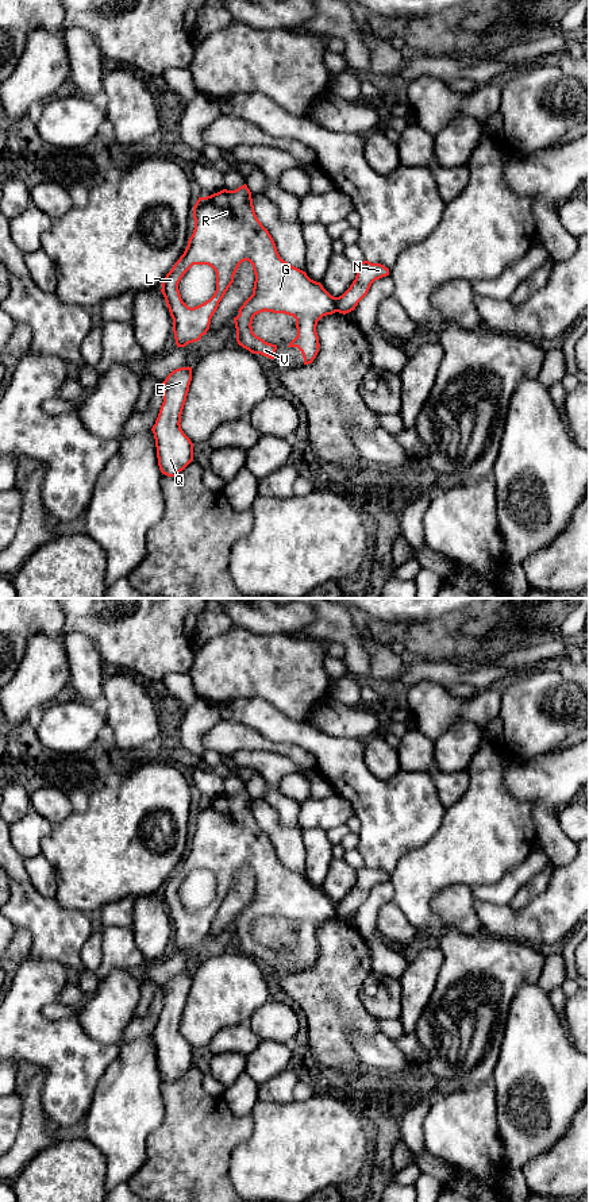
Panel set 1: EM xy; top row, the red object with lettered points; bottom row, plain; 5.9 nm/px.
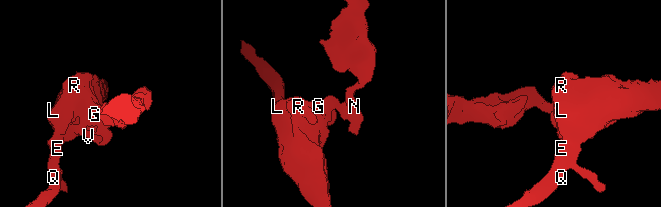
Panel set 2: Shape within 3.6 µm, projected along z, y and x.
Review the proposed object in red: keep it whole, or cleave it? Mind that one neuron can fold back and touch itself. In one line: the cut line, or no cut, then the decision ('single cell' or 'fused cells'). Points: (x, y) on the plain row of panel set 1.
cut xy (334, 902), (337, 916); fused cells

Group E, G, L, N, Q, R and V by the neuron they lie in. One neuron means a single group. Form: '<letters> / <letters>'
E G L Q R V / N

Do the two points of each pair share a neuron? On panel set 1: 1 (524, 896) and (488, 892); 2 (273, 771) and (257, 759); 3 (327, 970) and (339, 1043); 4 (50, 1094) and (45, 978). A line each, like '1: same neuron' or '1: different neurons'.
1: different neurons
2: same neuron
3: same neuron
4: same neuron

